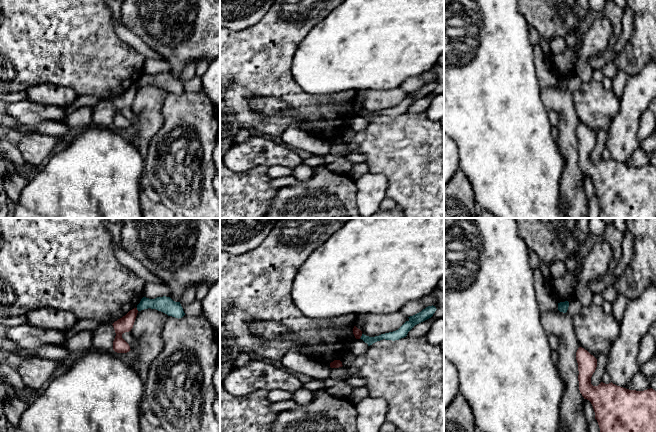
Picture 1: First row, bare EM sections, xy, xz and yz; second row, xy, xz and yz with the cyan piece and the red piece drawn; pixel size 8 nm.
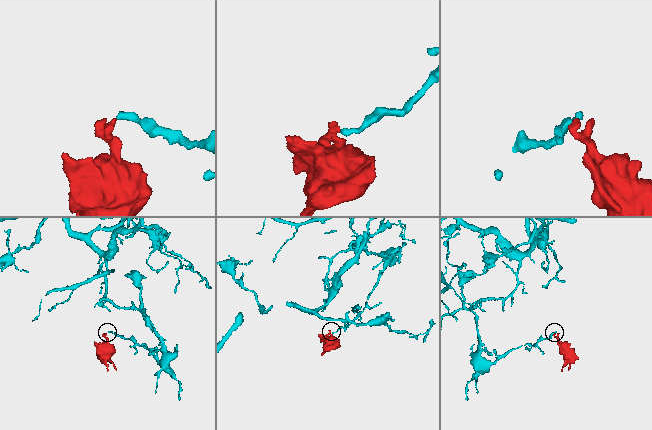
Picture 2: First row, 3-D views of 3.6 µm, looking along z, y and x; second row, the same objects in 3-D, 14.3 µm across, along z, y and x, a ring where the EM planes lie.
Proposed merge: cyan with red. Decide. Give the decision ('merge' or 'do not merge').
do not merge

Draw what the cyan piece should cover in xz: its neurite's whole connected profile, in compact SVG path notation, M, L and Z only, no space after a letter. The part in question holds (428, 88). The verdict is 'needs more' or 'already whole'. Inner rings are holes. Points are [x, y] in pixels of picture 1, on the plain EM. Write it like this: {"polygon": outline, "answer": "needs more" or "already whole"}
{"polygon": "M428 82L425 85L423 85L421 88L408 93L409 96L406 97L398 106L393 107L393 108L389 108L389 109L385 109L385 110L381 110L379 112L375 112L375 113L369 113L366 112L364 110L362 110L361 114L365 119L368 120L368 122L372 121L373 119L380 117L380 116L399 116L401 114L404 114L407 112L408 108L417 100L431 94L433 92L433 90L436 87L436 83L435 82Z", "answer": "already whole"}

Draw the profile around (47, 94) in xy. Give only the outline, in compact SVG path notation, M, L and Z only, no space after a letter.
M50 84L32 86L26 89L25 92L29 101L64 109L69 107L79 97L71 88Z

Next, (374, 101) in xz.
M400 87L392 90L372 90L364 94L362 110L375 113L398 106L407 96Z

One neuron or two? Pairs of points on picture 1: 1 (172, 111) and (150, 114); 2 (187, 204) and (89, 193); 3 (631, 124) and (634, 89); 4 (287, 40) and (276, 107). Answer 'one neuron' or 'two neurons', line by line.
1: two neurons
2: two neurons
3: one neuron
4: two neurons

